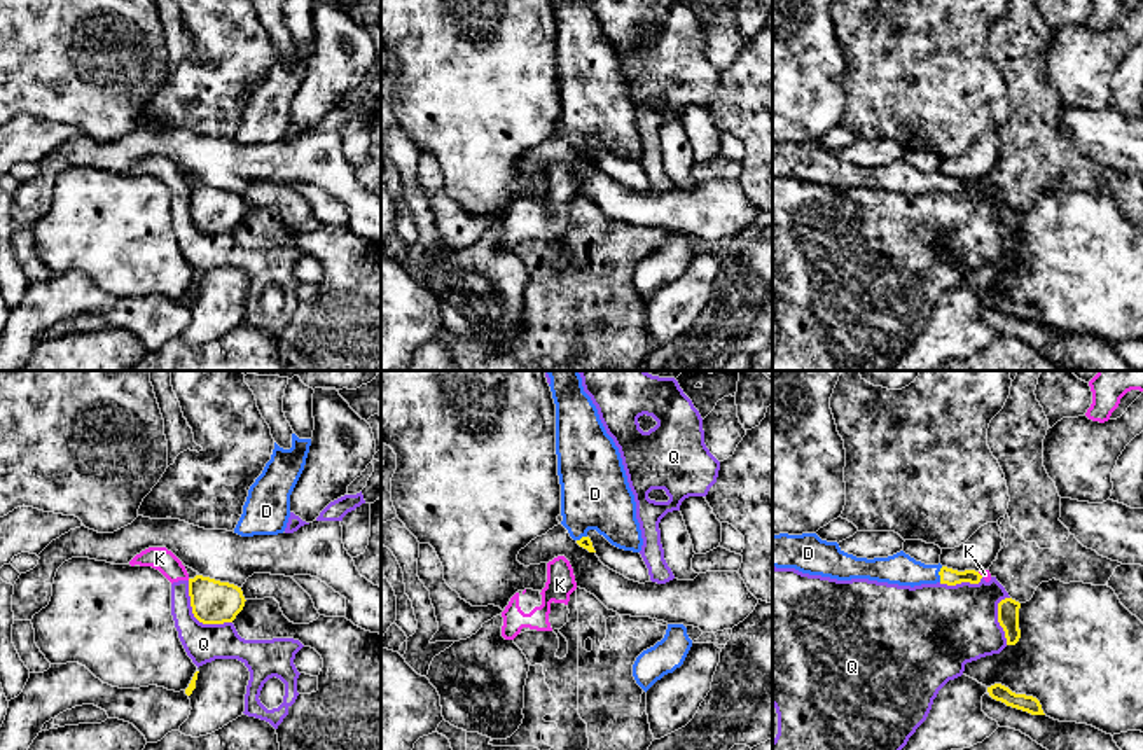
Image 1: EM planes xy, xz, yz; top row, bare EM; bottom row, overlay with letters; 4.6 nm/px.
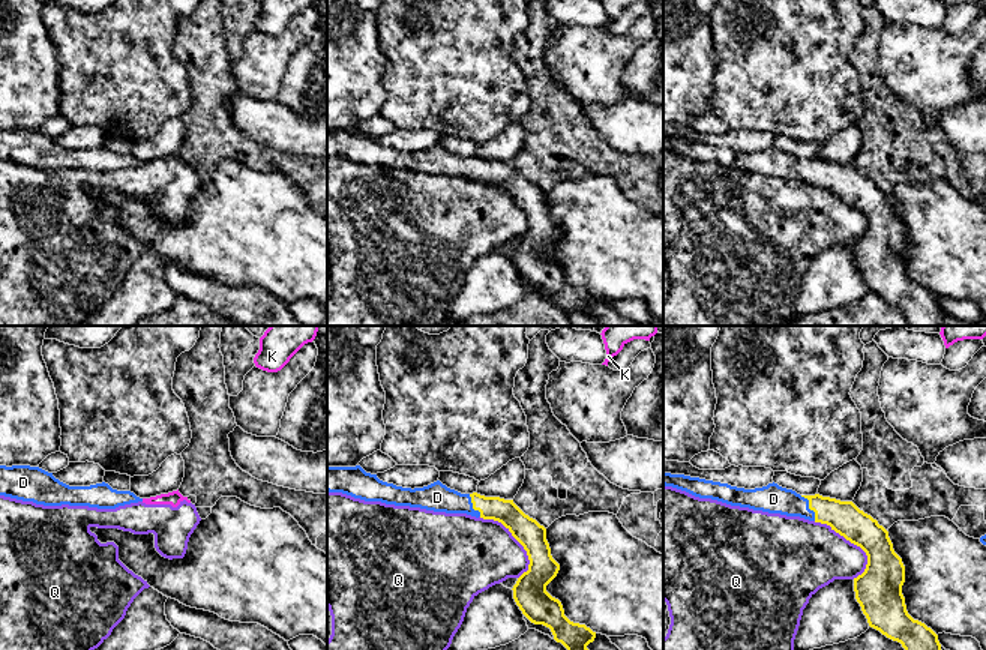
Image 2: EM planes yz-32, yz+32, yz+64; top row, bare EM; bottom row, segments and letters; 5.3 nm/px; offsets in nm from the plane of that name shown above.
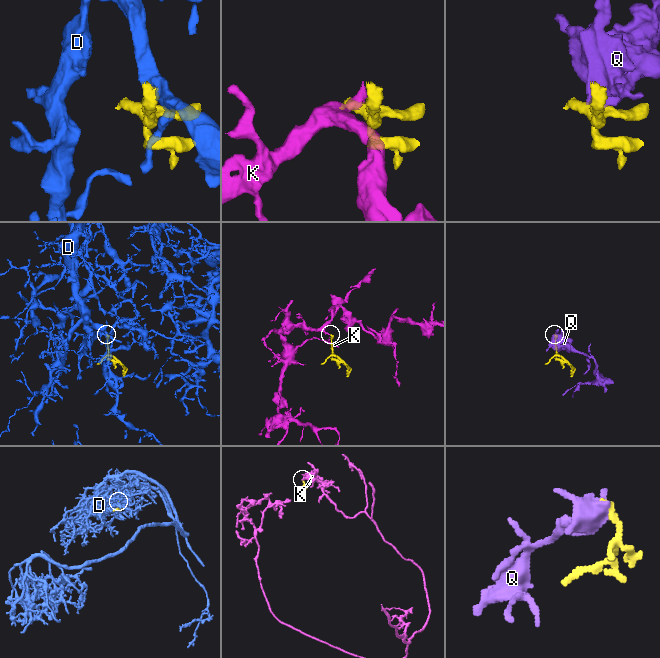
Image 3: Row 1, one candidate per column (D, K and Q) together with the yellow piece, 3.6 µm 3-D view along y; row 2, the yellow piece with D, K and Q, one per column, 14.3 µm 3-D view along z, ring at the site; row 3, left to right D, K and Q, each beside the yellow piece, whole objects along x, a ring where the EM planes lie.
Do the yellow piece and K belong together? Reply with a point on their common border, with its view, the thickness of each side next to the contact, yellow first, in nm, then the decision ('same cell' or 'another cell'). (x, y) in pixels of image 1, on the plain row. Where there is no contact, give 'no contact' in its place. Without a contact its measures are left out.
contact yz (979, 182); calibres 80 and 40 nm; another cell

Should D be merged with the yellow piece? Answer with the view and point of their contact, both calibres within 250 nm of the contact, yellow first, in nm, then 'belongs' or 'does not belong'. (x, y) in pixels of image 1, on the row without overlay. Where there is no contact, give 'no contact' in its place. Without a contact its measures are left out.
yz (939, 182) | 80/150 nm | belongs

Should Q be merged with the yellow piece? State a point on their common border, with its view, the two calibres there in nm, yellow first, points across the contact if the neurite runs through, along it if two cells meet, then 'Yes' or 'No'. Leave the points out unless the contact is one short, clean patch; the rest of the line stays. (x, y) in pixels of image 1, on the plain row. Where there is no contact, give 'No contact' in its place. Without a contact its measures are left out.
Touches yellow at xy (196, 226). Thickness 200 nm (yellow) against 180 nm. No

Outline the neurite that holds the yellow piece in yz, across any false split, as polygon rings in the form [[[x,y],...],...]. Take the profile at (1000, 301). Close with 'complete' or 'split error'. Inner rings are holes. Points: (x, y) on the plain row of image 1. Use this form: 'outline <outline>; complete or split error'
outline [[[1001,292],[987,295],[993,308],[1005,311],[1007,315],[1028,320],[1031,323],[1045,323],[1036,306],[1026,302],[1015,302]]]; complete

